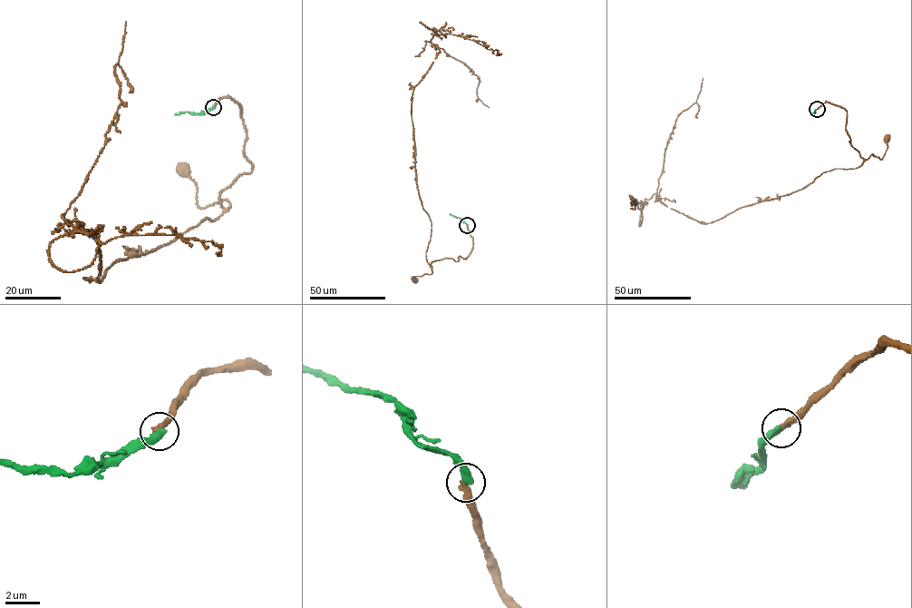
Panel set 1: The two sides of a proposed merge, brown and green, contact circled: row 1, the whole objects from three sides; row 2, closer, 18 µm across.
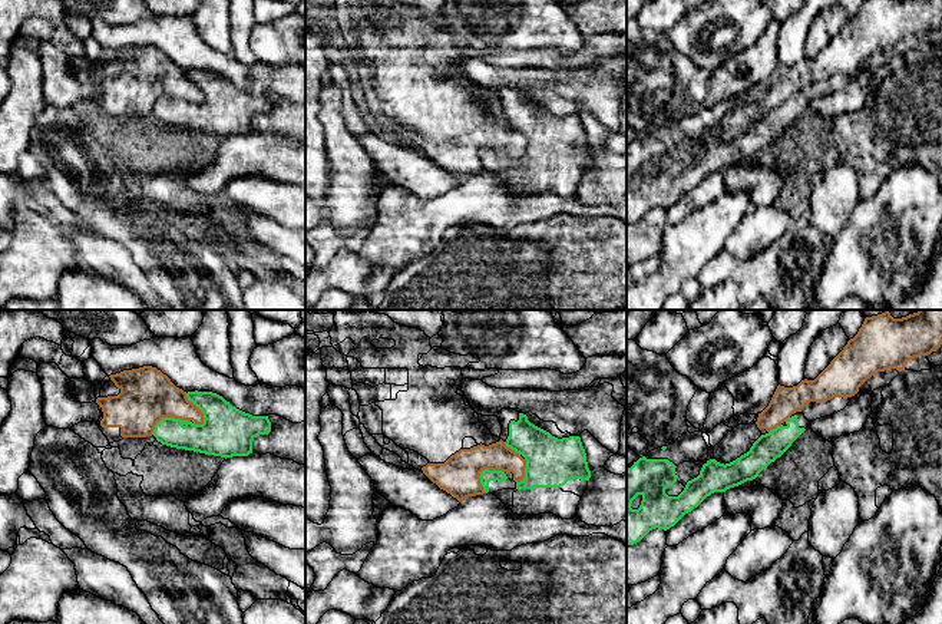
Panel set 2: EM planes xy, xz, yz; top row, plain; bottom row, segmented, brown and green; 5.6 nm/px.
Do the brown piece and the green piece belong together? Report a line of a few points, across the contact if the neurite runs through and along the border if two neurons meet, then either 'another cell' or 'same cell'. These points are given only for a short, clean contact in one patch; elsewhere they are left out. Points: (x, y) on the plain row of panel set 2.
line xy (189, 99), (162, 96), (151, 112); another cell

